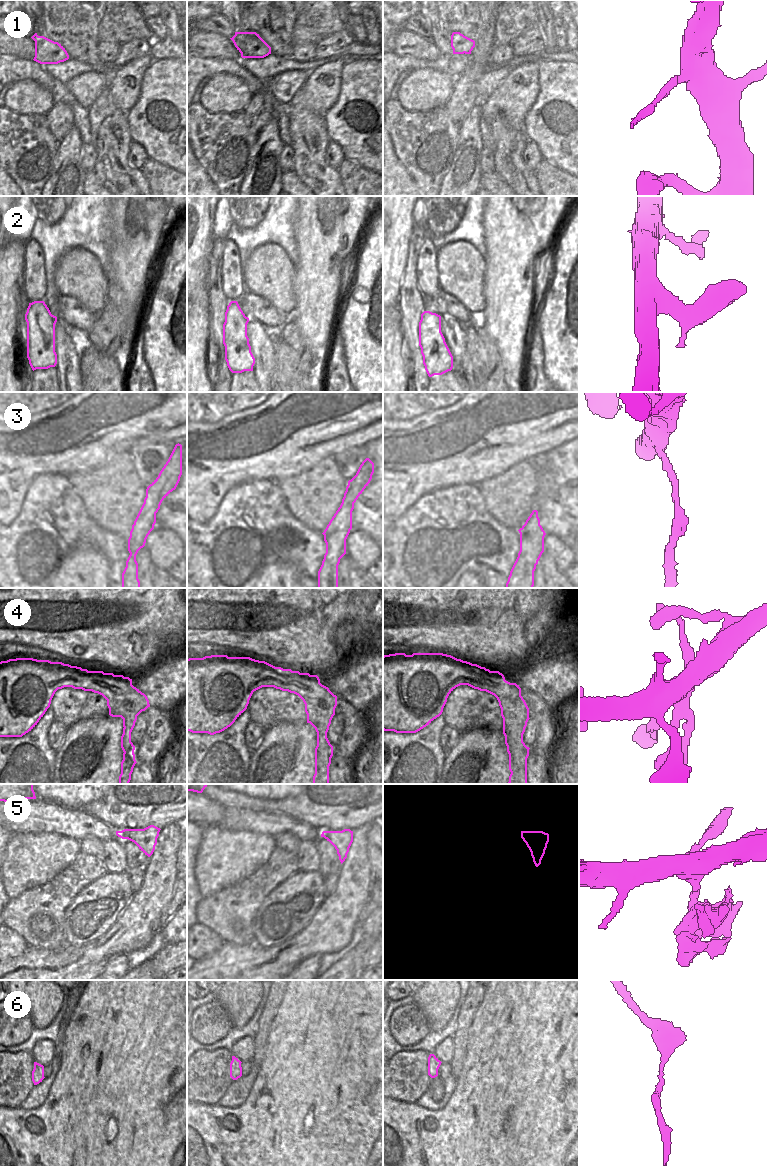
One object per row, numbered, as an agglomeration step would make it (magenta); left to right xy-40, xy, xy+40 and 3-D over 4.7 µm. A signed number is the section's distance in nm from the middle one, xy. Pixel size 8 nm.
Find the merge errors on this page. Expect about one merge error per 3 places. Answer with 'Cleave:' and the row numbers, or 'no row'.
Cleave: 1, 3, 4, 5

